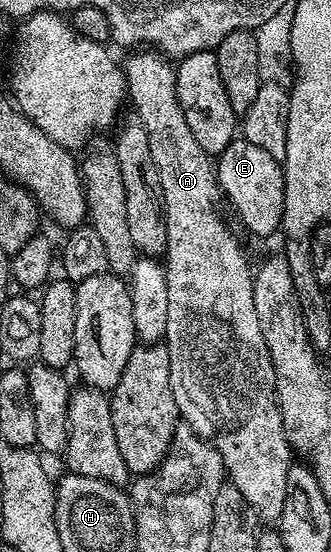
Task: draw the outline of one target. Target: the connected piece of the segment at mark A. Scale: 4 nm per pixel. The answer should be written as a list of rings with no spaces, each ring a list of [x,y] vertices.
[[[141,49],[130,55],[133,56],[127,61],[124,60],[123,63],[127,99],[131,107],[133,103],[132,110],[143,121],[143,125],[147,129],[147,137],[151,140],[151,157],[155,157],[155,169],[159,169],[161,196],[165,199],[165,212],[167,213],[167,249],[163,256],[167,273],[167,329],[163,342],[171,361],[171,393],[175,393],[177,413],[183,420],[184,426],[193,430],[200,439],[210,440],[216,447],[223,457],[226,476],[235,485],[235,489],[239,489],[239,493],[243,493],[243,497],[253,506],[258,516],[262,520],[276,520],[283,513],[283,501],[287,501],[287,473],[291,462],[291,448],[289,437],[285,434],[281,406],[277,404],[275,369],[271,365],[267,341],[263,337],[263,329],[259,325],[259,313],[255,313],[255,297],[253,296],[255,271],[252,266],[249,268],[249,259],[245,256],[240,241],[233,236],[232,229],[225,224],[225,219],[221,216],[220,209],[217,208],[217,202],[222,202],[223,199],[217,181],[217,168],[211,156],[199,146],[199,141],[195,141],[195,133],[191,133],[191,125],[187,125],[187,117],[183,113],[181,102],[177,96],[177,73],[174,64],[166,56],[153,49]]]

